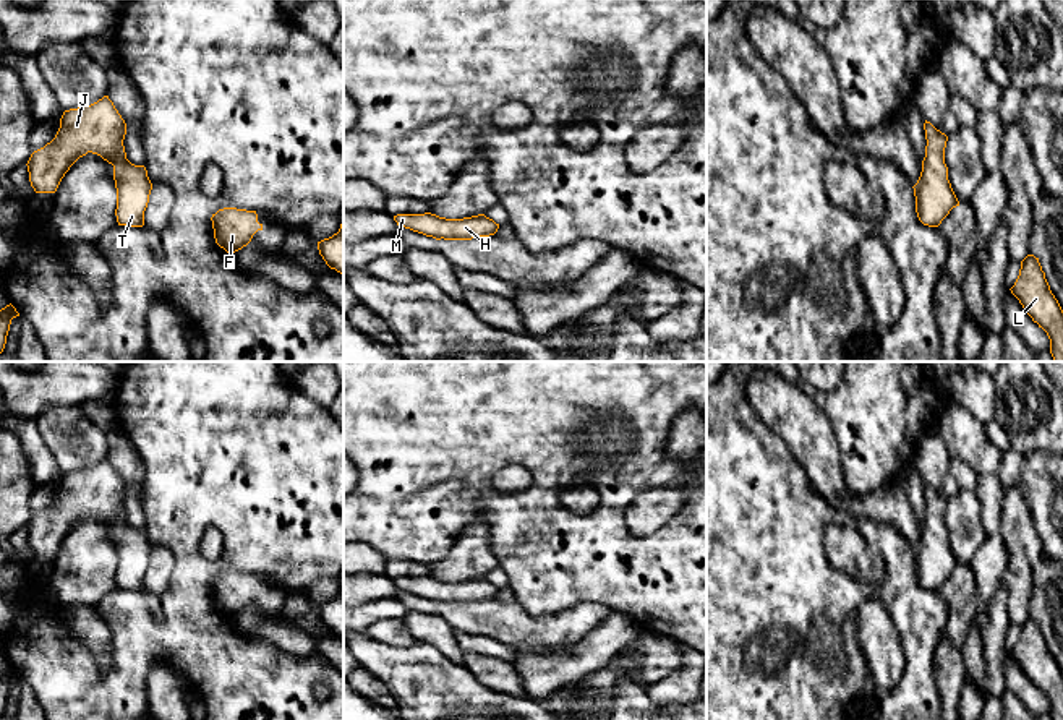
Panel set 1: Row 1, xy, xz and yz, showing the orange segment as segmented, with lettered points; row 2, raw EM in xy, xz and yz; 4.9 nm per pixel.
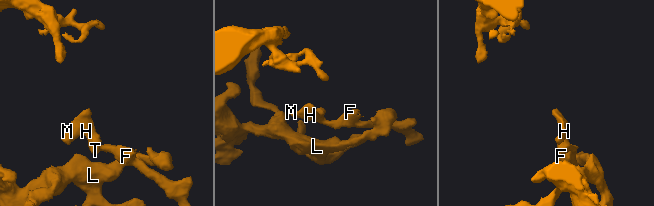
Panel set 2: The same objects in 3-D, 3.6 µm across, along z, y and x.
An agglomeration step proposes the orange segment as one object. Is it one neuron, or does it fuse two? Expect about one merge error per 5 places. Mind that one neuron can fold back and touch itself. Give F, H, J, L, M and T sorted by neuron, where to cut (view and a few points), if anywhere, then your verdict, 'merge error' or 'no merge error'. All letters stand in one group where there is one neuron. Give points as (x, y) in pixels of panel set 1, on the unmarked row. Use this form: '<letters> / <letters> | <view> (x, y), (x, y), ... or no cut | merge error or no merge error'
F H J L M T | no cut | no merge error

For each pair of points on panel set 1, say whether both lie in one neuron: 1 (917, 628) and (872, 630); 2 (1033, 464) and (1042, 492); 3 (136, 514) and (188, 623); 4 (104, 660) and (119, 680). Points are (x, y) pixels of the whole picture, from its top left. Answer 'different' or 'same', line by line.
1: different
2: same
3: different
4: different

